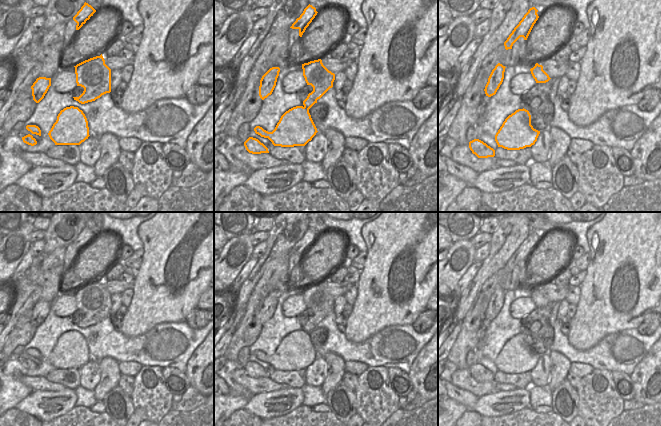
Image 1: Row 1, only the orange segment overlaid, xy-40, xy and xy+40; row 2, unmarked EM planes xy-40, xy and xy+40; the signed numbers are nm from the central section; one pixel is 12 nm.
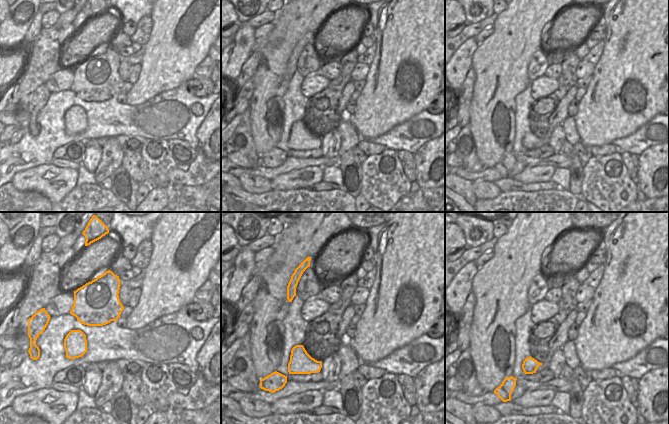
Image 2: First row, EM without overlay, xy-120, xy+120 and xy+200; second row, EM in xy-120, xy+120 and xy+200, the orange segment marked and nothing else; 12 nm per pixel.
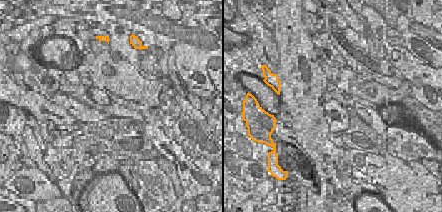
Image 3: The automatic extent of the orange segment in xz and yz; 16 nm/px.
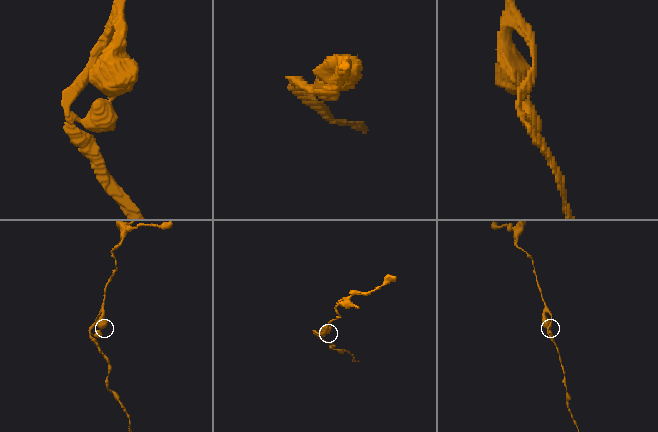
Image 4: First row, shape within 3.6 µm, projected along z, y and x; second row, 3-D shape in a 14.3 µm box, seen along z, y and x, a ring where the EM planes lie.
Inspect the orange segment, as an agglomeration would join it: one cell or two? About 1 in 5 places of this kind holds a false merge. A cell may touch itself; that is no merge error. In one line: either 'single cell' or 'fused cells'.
single cell

